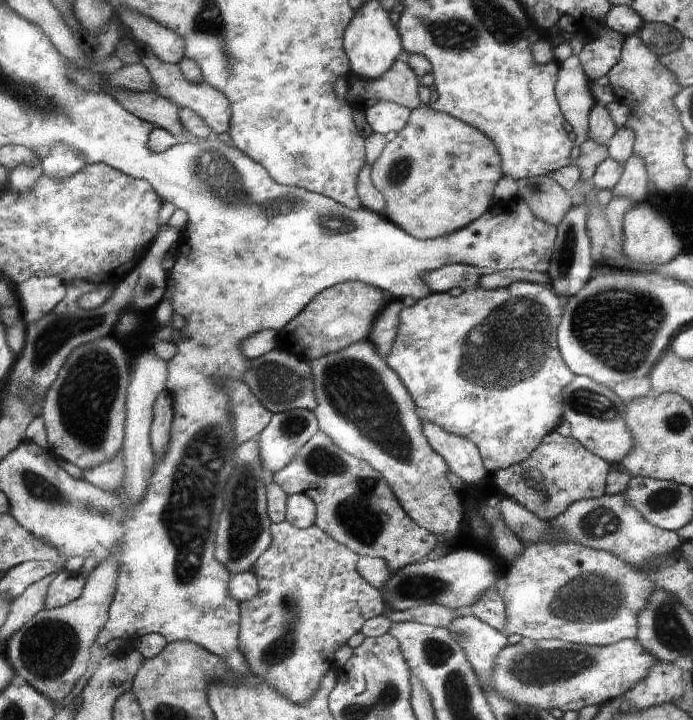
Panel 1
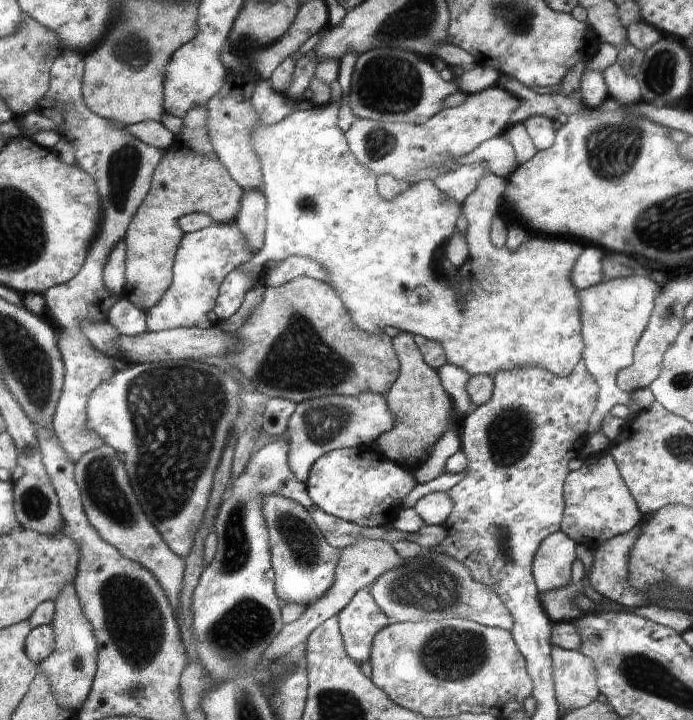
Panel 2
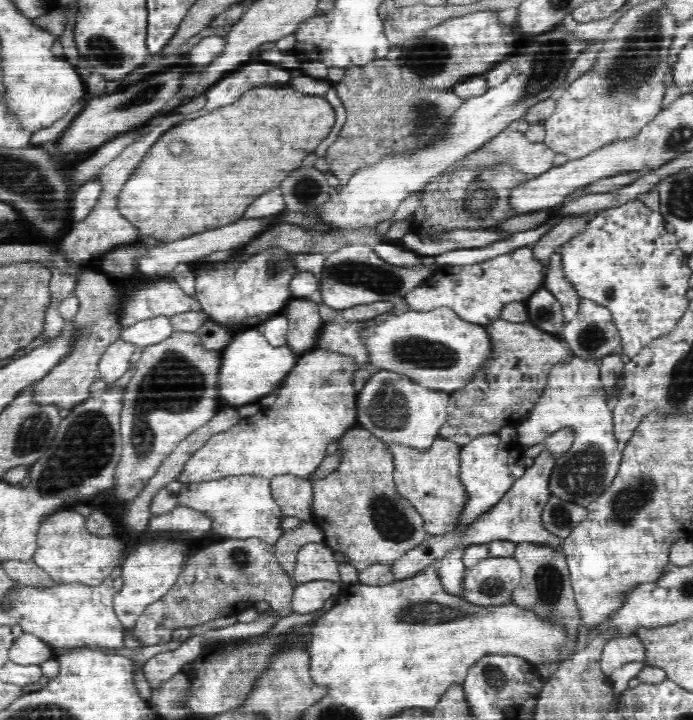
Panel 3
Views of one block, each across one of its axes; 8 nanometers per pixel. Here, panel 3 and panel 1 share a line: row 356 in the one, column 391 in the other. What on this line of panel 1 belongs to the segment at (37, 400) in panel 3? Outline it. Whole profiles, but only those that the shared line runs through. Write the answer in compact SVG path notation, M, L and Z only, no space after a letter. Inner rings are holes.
M401 57L378 79L360 79L348 74L348 90L345 98L353 110L365 111L376 103L390 101L406 108L421 106L418 95L420 78L413 68Z

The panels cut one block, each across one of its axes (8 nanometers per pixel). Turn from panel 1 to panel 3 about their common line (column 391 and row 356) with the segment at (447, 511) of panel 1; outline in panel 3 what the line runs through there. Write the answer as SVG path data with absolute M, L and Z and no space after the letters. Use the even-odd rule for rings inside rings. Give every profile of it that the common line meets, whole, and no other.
M438 307L426 312L410 309L402 314L387 316L384 322L368 320L361 324L360 337L364 340L362 344L365 345L369 361L373 366L379 370L405 374L418 384L432 390L451 393L463 387L489 357L490 342L484 326L467 322L448 307Z

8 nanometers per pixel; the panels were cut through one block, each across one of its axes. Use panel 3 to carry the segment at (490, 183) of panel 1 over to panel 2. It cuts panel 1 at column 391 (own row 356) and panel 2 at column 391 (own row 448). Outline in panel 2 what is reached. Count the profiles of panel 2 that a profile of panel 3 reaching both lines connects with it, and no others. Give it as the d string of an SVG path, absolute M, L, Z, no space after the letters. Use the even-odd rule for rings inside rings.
M496 84L469 94L462 106L448 107L423 125L356 117L345 136L348 138L350 152L375 172L376 176L391 174L397 181L410 182L410 185L420 181L433 182L442 173L456 168L455 162L462 155L470 154L485 140L504 135L510 117L520 103L518 97Z

